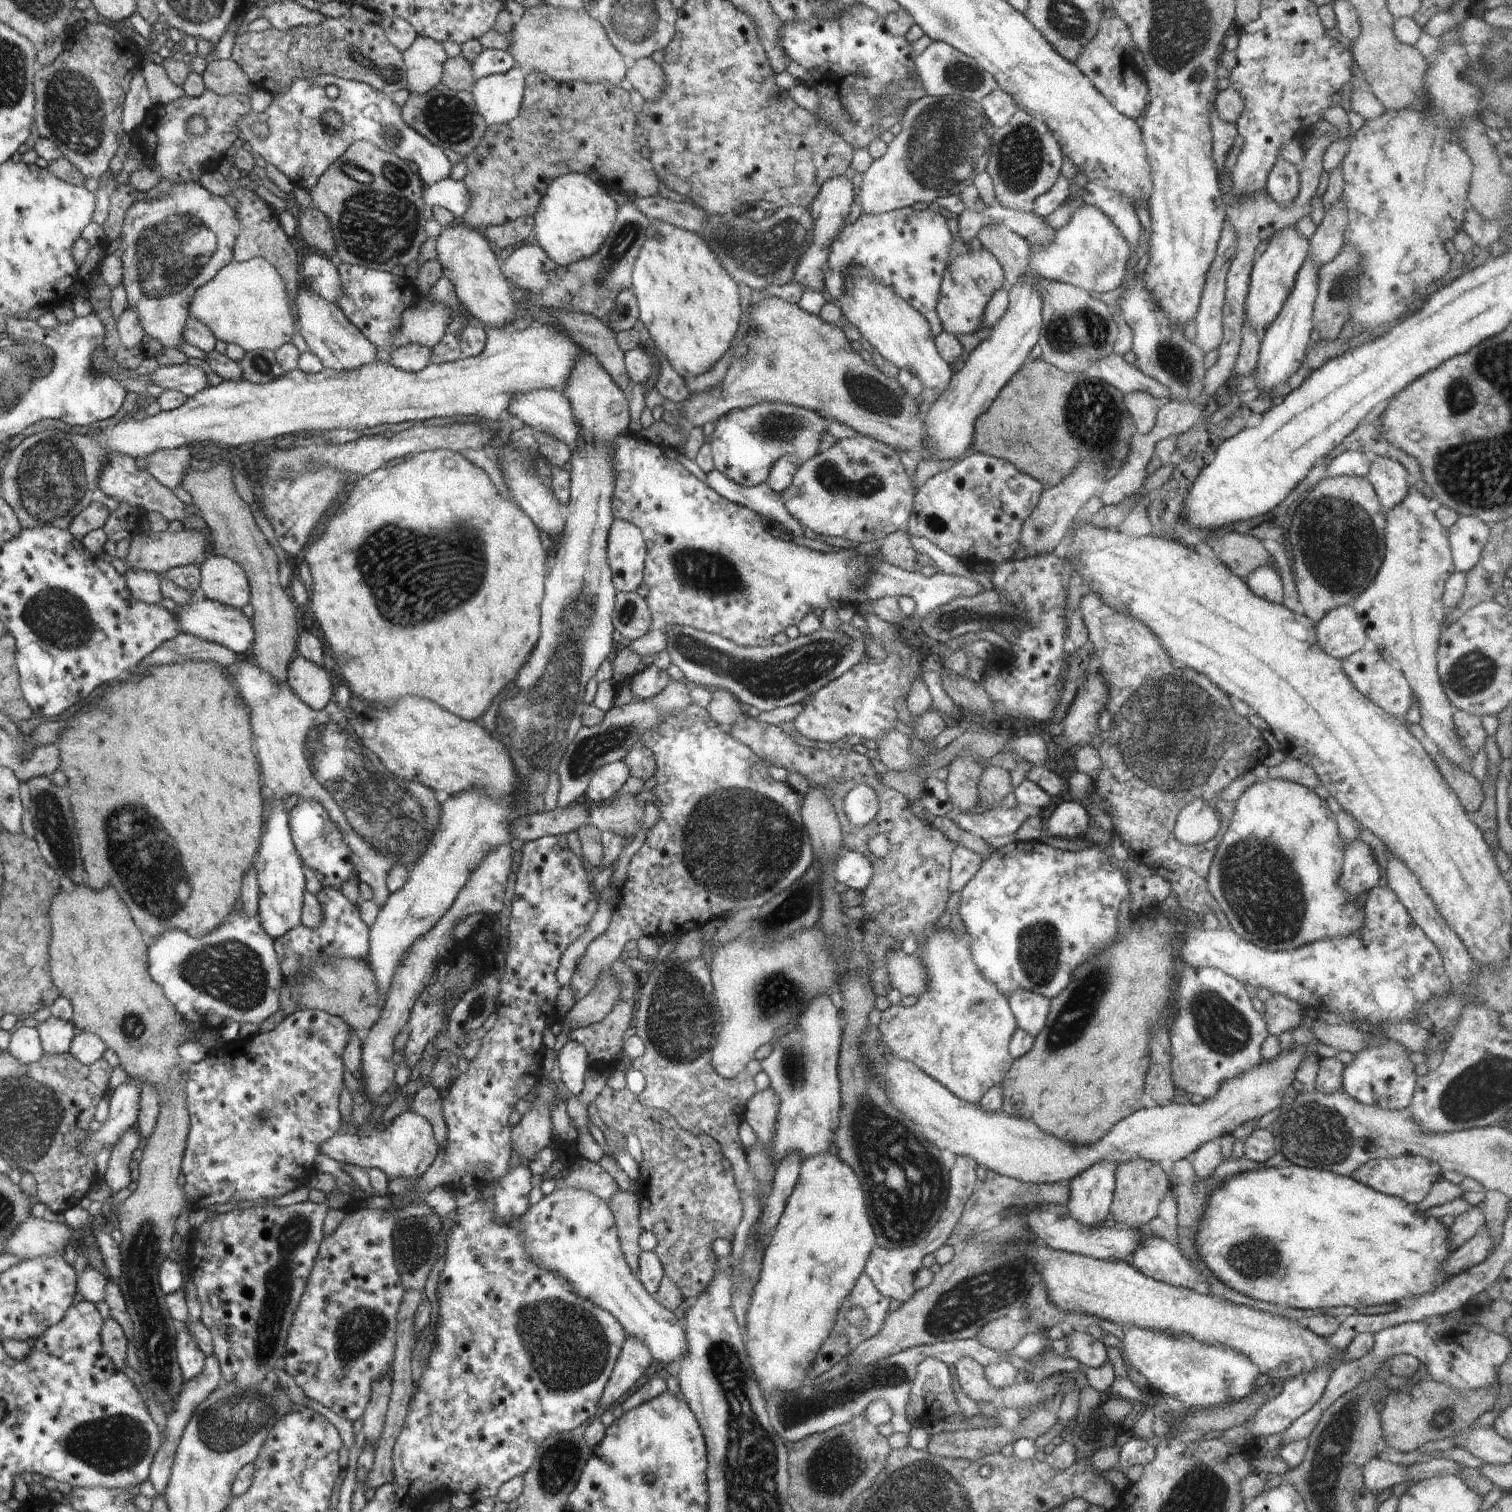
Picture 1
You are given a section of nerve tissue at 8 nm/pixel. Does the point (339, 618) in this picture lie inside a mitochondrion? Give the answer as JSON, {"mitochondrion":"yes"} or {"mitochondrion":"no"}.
{"mitochondrion":"no"}

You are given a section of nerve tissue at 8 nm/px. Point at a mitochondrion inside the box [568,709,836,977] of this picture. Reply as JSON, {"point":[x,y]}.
{"point":[737,844]}

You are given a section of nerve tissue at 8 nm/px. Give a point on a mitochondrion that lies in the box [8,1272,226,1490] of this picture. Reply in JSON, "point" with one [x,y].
{"point":[116,1443]}

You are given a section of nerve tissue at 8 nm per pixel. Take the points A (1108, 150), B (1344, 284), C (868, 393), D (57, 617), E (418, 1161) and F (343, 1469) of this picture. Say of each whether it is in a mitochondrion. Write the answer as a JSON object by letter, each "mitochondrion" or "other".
{"A":"other","B":"mitochondrion","C":"mitochondrion","D":"mitochondrion","E":"other","F":"other"}

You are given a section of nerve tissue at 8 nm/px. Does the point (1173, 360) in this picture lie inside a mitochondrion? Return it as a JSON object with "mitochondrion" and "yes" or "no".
{"mitochondrion":"yes"}

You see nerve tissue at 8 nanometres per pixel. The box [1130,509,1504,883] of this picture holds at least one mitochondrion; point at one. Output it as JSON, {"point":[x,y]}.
{"point":[1472,673]}

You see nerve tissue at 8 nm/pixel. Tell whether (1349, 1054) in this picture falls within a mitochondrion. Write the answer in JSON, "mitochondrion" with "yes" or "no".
{"mitochondrion":"no"}

